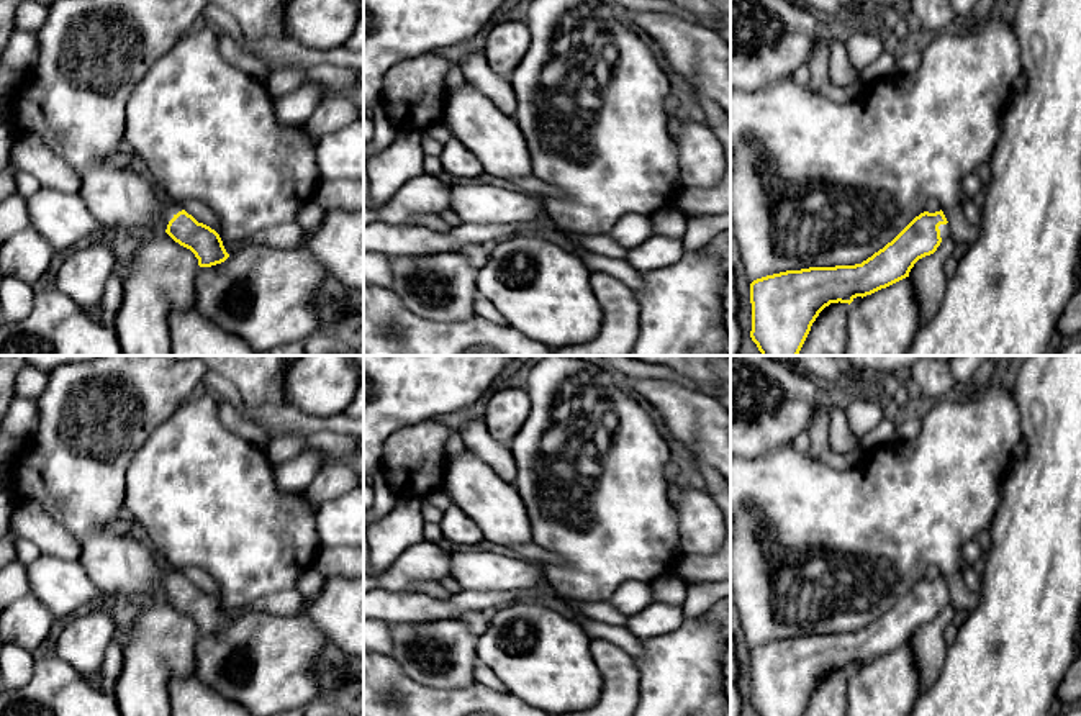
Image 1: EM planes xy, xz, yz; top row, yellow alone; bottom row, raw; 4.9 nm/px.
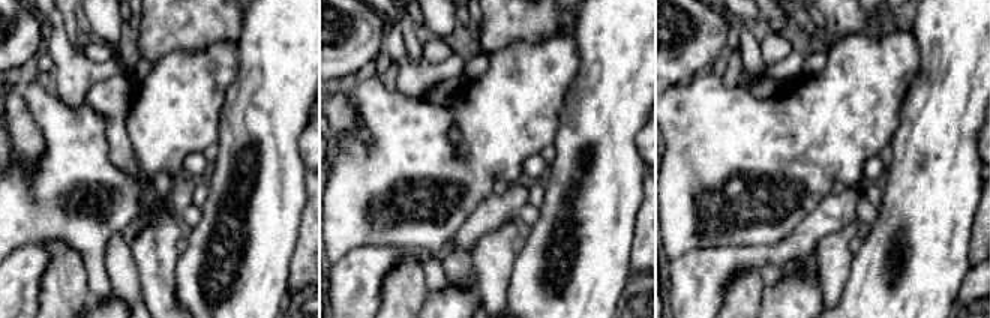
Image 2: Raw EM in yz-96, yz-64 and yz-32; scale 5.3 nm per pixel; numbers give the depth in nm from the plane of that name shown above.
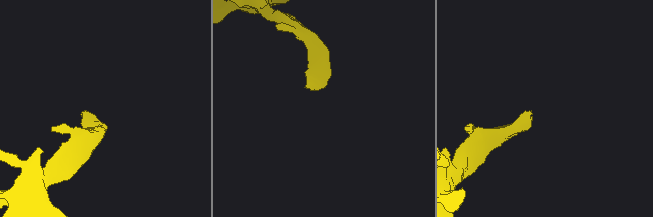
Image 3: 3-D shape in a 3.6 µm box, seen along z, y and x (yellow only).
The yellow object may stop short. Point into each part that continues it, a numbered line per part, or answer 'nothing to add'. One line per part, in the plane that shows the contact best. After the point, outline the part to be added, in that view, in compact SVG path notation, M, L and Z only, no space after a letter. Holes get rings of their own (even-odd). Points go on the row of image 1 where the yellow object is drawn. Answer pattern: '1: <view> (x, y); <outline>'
1: xy (92, 53); M54 0L38 29L39 57L33 74L5 100L18 134L38 136L56 156L80 177L80 197L88 211L103 224L123 229L167 229L182 206L164 195L134 164L116 165L120 144L126 134L126 106L134 87L174 44L201 20L206 0Z

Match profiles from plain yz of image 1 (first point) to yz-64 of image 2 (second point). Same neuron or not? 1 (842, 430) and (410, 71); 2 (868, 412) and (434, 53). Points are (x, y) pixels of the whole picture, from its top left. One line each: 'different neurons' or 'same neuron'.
1: different neurons
2: same neuron

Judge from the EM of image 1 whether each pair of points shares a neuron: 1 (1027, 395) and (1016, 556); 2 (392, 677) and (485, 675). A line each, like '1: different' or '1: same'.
1: same
2: different

